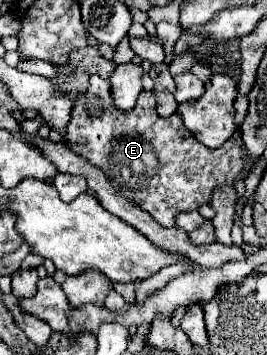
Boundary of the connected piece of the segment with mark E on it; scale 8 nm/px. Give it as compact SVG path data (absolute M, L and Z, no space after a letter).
M97 73L89 77L89 89L75 101L69 141L91 165L105 171L123 197L143 207L161 227L177 227L177 213L211 203L217 187L233 187L237 179L249 175L249 155L237 137L227 139L219 149L197 143L177 113L167 119L157 115L153 91L139 95L139 109L121 111L113 105L109 81Z

